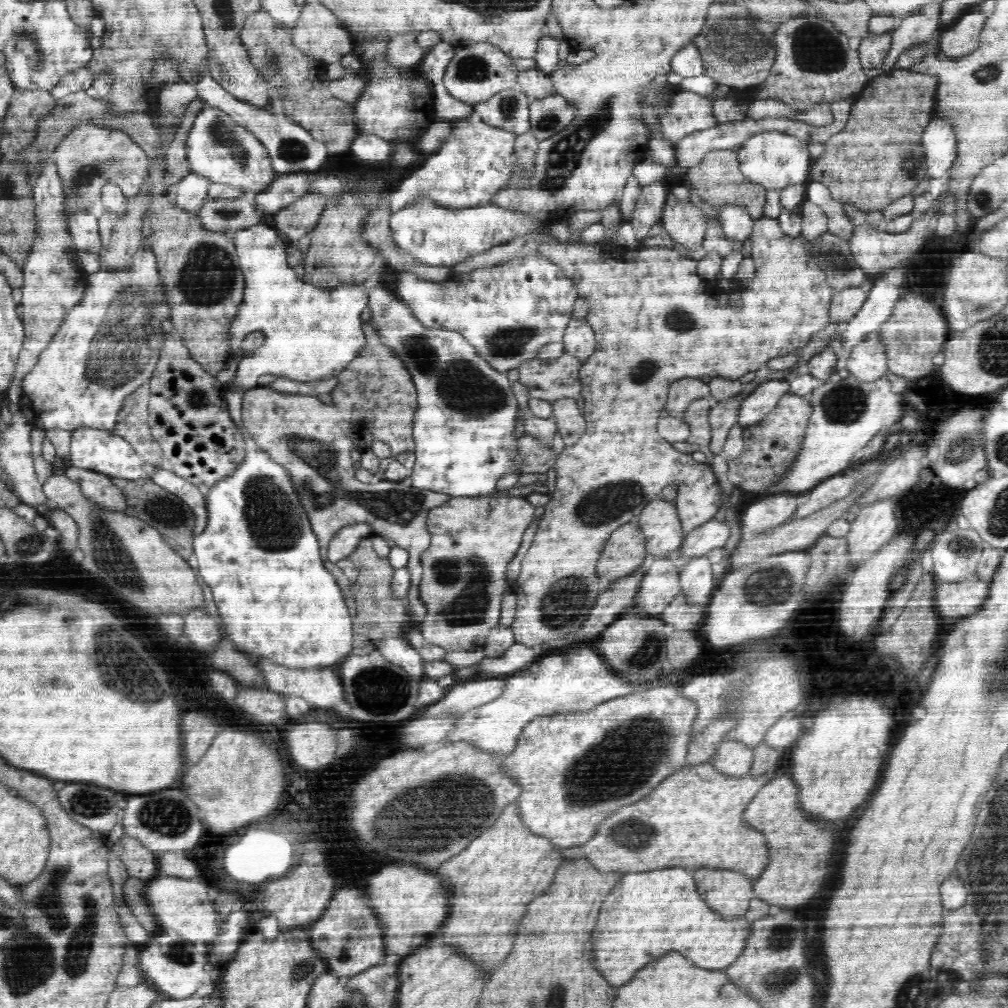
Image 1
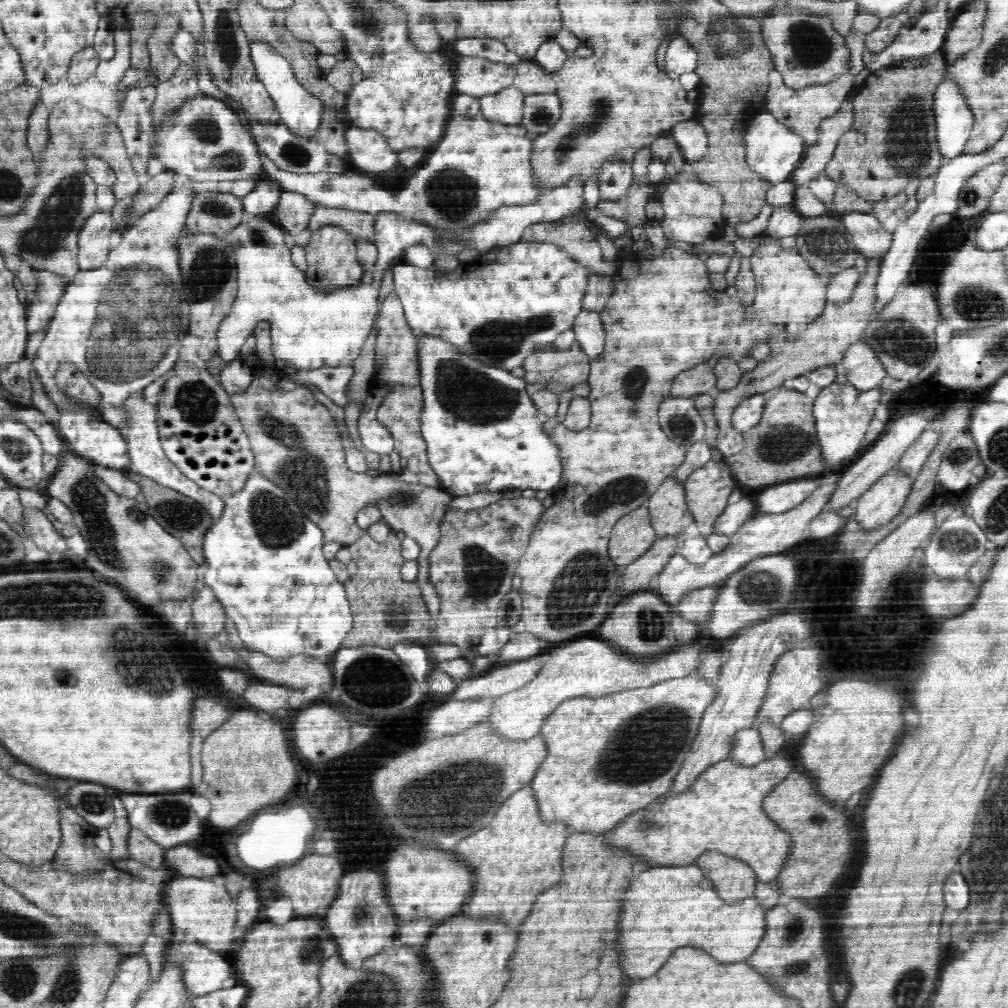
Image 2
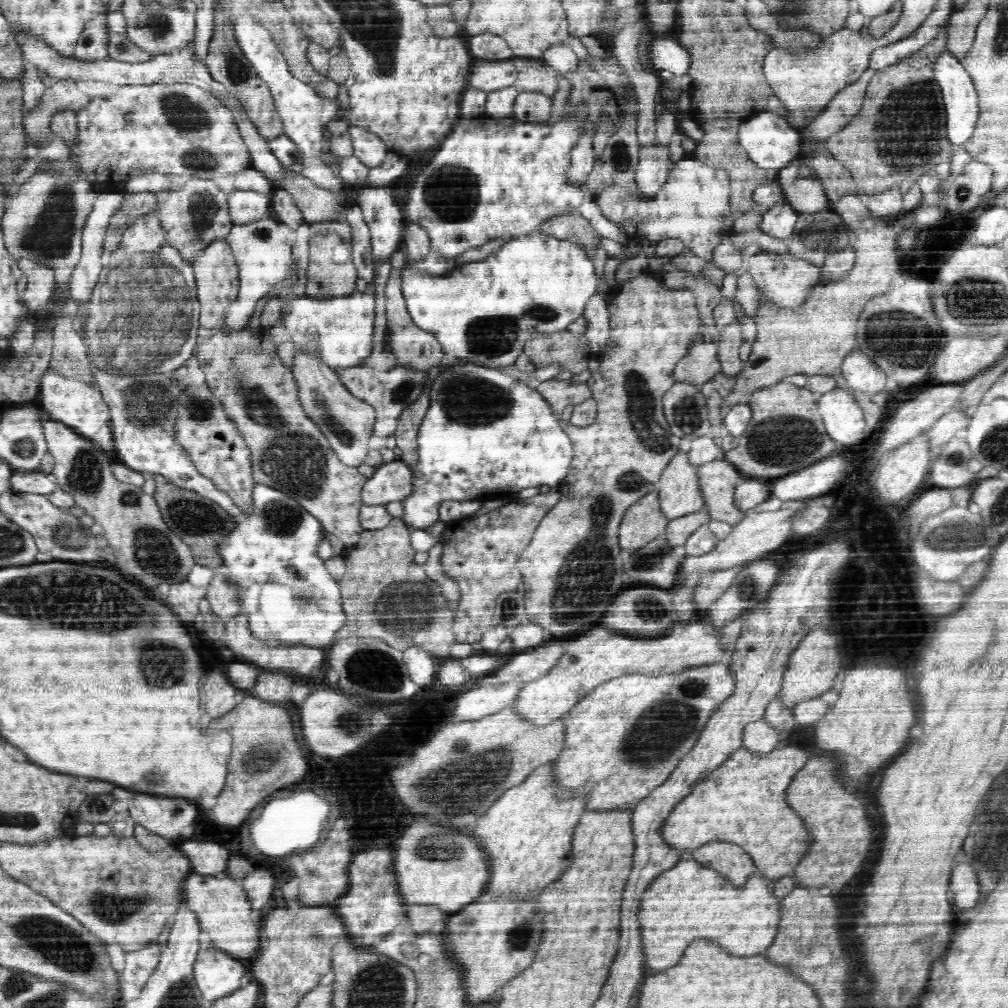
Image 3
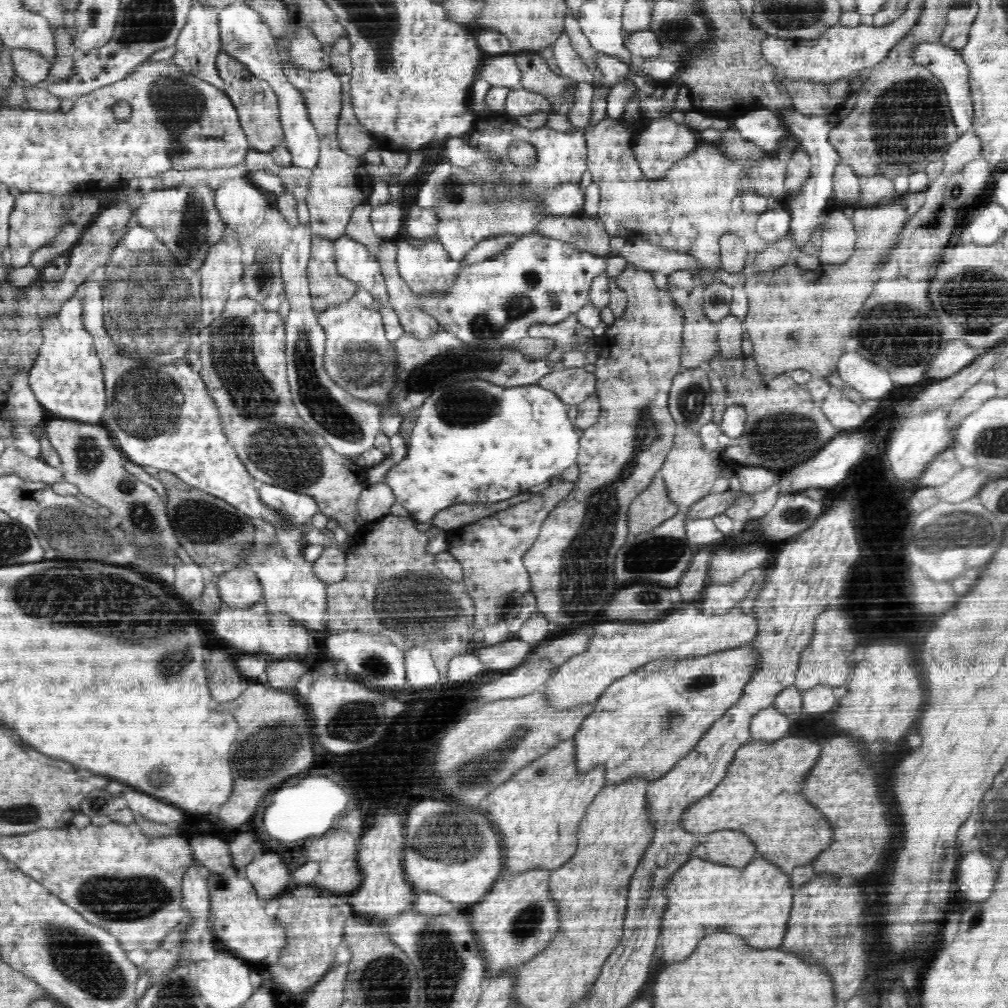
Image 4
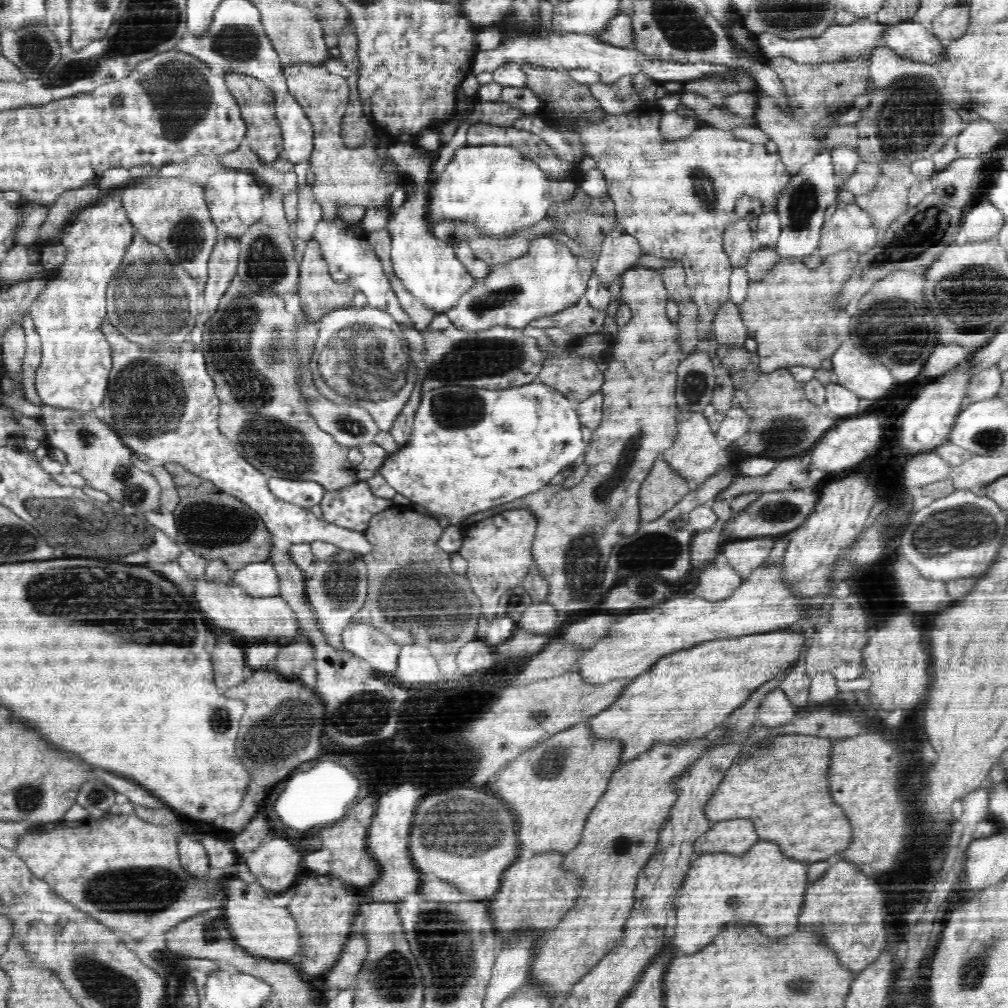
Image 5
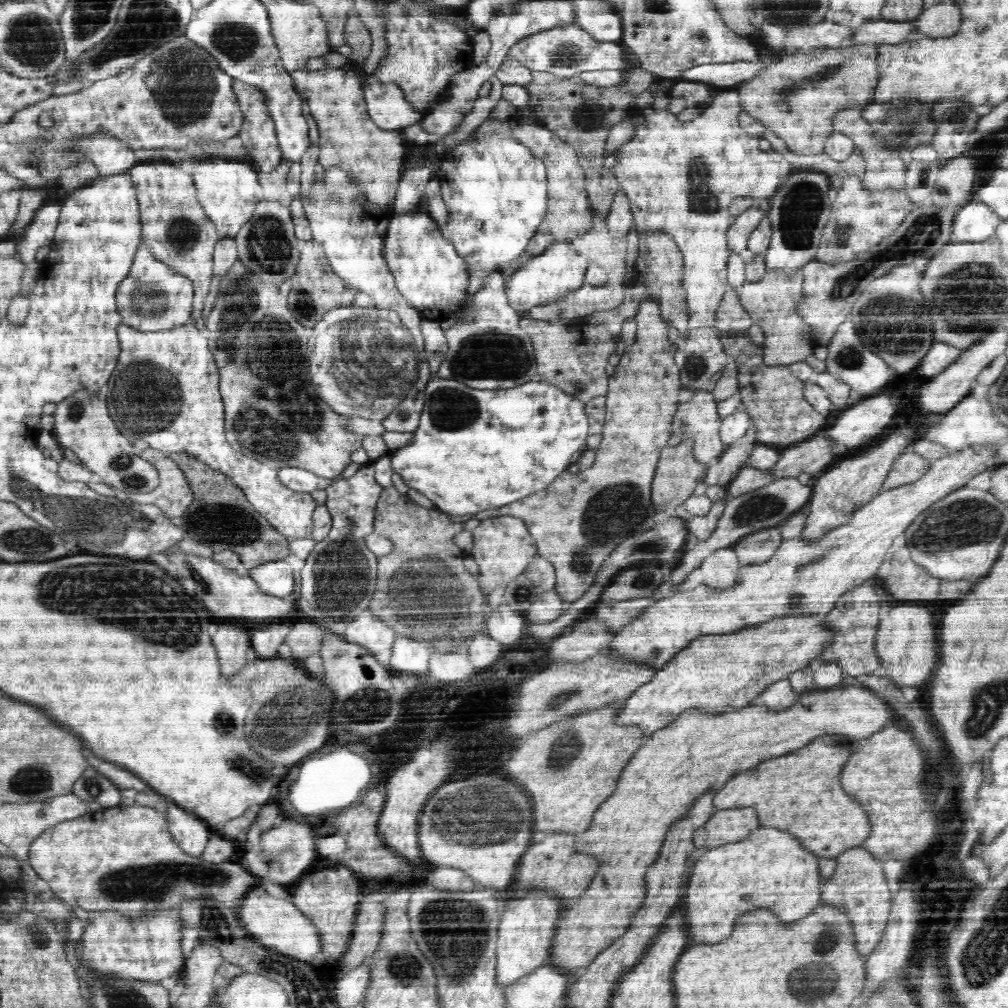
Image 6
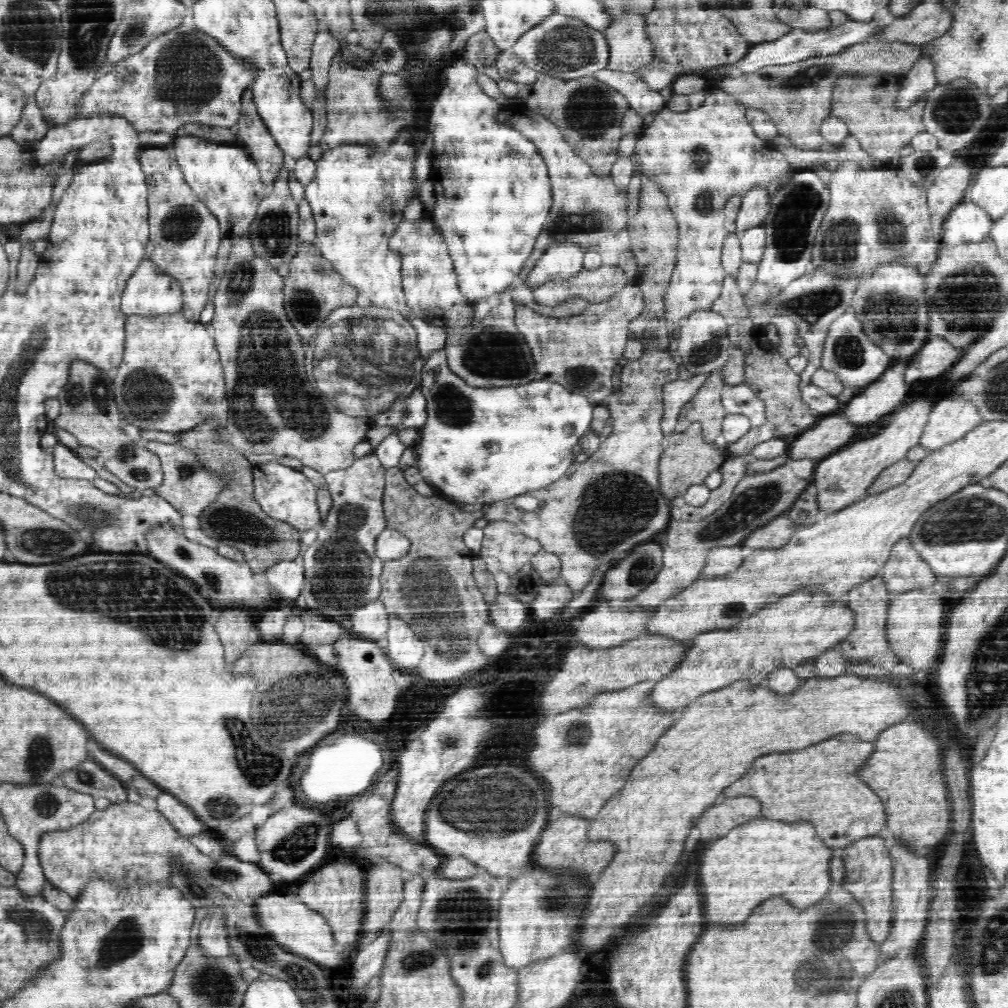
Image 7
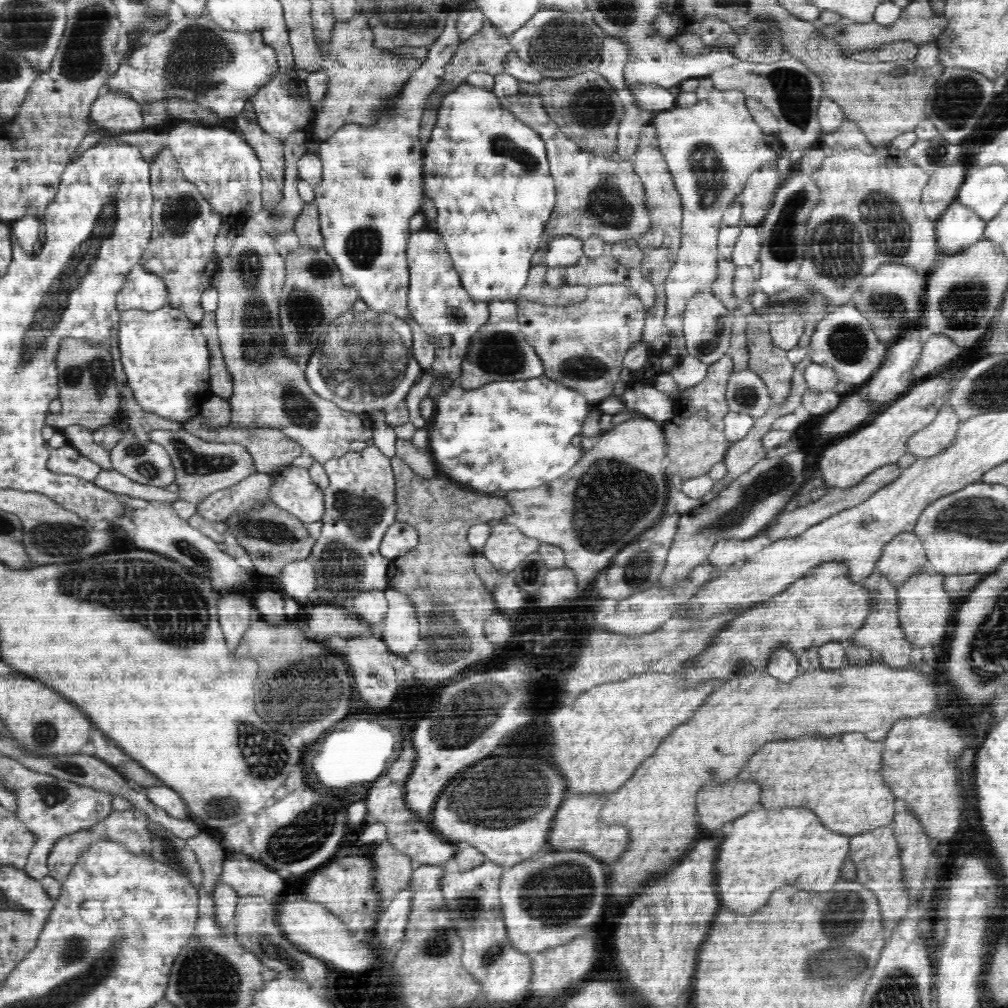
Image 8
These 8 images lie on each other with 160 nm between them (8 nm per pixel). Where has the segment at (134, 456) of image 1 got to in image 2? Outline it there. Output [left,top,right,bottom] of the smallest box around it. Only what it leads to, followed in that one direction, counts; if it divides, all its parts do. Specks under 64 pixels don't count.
[59,404,136,473]

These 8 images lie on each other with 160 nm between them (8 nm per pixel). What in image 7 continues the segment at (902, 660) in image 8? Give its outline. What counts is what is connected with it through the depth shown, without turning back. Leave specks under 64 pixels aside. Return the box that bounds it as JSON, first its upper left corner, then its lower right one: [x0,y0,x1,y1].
[840,574,902,671]

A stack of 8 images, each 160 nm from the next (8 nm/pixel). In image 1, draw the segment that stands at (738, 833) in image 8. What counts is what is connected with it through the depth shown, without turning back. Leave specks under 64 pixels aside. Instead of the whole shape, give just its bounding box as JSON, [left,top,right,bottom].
[594,867,750,986]

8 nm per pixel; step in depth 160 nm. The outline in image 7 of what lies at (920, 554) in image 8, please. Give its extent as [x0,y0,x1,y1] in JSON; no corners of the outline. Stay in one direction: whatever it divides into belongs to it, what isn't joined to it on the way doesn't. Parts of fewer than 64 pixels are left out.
[880,536,937,594]

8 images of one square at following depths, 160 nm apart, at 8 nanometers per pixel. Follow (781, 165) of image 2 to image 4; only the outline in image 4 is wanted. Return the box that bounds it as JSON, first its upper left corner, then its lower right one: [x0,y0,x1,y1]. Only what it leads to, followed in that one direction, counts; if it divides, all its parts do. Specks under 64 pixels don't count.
[736,108,787,154]

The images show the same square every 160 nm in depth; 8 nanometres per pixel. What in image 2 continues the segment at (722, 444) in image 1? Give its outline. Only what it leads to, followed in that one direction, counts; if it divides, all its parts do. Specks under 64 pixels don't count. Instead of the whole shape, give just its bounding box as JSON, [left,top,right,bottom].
[713,258,882,432]

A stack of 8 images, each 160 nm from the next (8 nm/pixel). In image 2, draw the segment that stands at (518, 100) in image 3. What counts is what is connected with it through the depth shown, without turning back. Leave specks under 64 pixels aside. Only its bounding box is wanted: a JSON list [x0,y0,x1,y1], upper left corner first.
[522,93,562,136]

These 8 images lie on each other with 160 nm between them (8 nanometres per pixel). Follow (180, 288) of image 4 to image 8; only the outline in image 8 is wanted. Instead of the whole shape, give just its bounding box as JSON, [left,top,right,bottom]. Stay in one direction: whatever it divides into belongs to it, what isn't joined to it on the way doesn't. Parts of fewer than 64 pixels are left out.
[116,264,168,311]

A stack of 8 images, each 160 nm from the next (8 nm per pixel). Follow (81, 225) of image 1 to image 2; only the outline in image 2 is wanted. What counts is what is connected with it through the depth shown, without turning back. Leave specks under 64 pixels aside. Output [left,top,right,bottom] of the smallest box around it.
[78,211,114,271]

